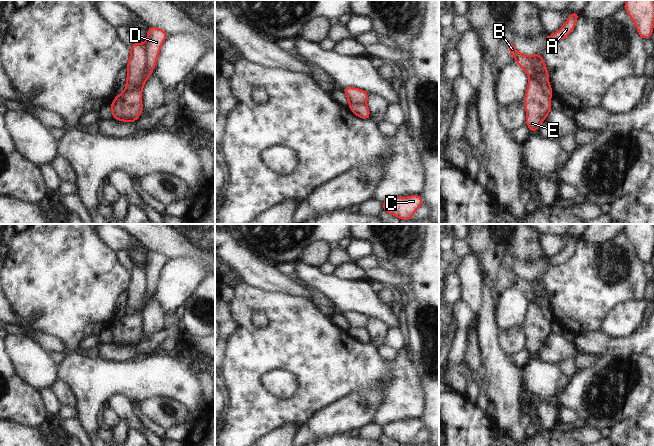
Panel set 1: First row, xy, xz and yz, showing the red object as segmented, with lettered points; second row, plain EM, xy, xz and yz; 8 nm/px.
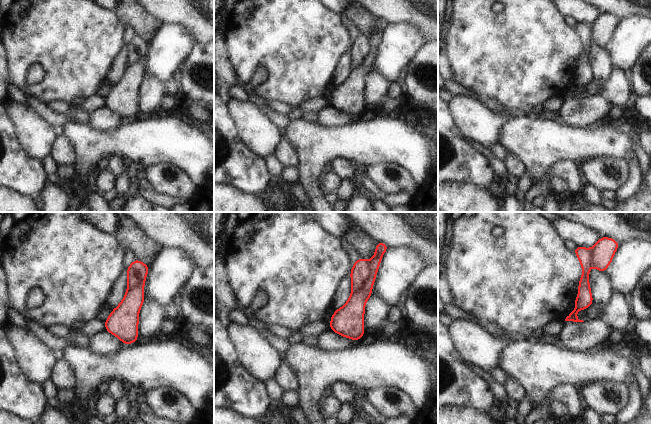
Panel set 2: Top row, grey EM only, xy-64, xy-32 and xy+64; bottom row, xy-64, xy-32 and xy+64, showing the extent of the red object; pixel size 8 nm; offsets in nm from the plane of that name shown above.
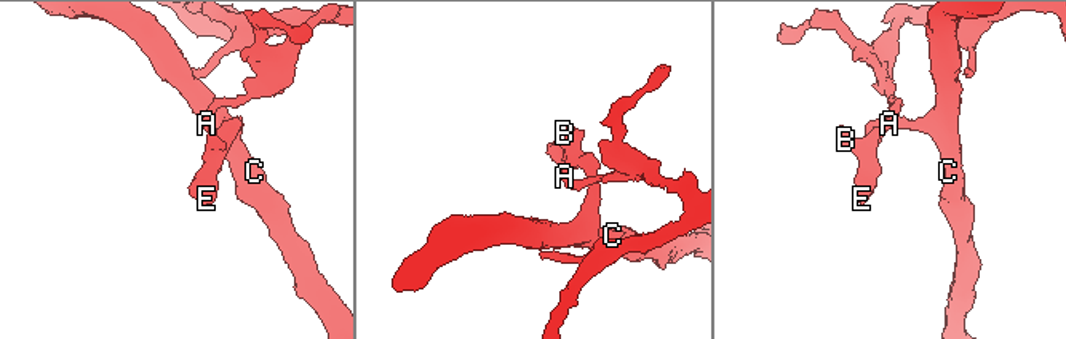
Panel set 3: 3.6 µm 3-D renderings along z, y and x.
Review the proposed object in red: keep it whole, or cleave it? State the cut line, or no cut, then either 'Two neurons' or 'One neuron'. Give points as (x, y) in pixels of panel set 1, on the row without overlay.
Split along xy (143, 268), (145, 282), (144, 307). Two neurons.

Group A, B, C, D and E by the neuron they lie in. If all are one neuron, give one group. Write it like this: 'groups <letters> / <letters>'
groups A B / C D E

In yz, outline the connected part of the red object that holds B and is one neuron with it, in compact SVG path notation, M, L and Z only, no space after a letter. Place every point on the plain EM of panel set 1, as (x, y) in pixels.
M511 267L509 269L510 280L514 278L516 287L526 296L529 301L536 302L542 312L542 315L552 322L552 309L548 307L549 297L541 277L535 277L532 280L519 276Z

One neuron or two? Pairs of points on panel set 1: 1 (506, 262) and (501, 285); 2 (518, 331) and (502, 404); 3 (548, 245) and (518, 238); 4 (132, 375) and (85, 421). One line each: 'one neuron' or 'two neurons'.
1: one neuron
2: two neurons
3: two neurons
4: one neuron

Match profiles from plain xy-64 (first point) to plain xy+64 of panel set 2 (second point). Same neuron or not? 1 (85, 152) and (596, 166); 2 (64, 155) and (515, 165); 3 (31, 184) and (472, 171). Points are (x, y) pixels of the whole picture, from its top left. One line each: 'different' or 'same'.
1: different
2: same
3: same

